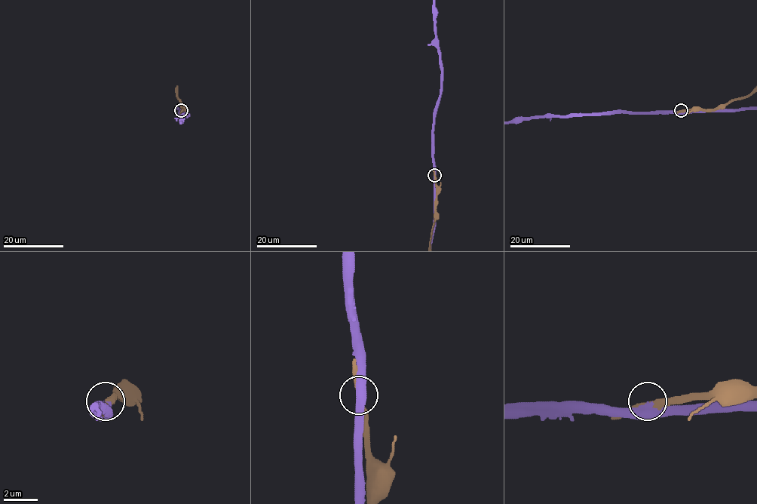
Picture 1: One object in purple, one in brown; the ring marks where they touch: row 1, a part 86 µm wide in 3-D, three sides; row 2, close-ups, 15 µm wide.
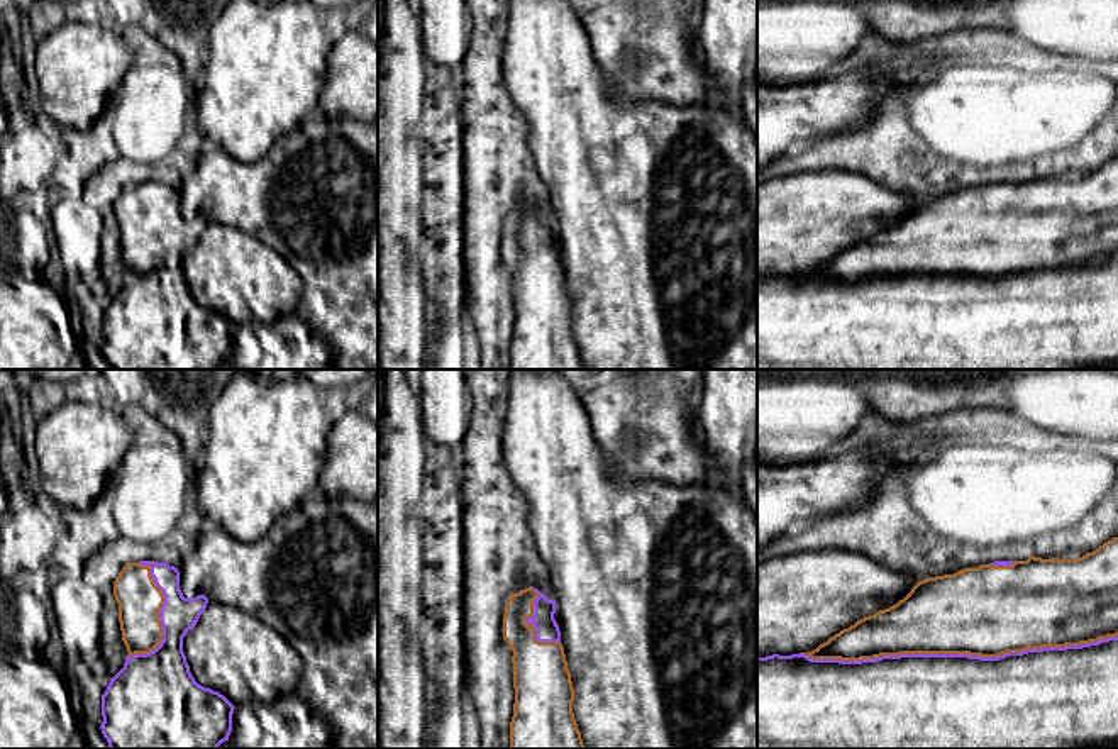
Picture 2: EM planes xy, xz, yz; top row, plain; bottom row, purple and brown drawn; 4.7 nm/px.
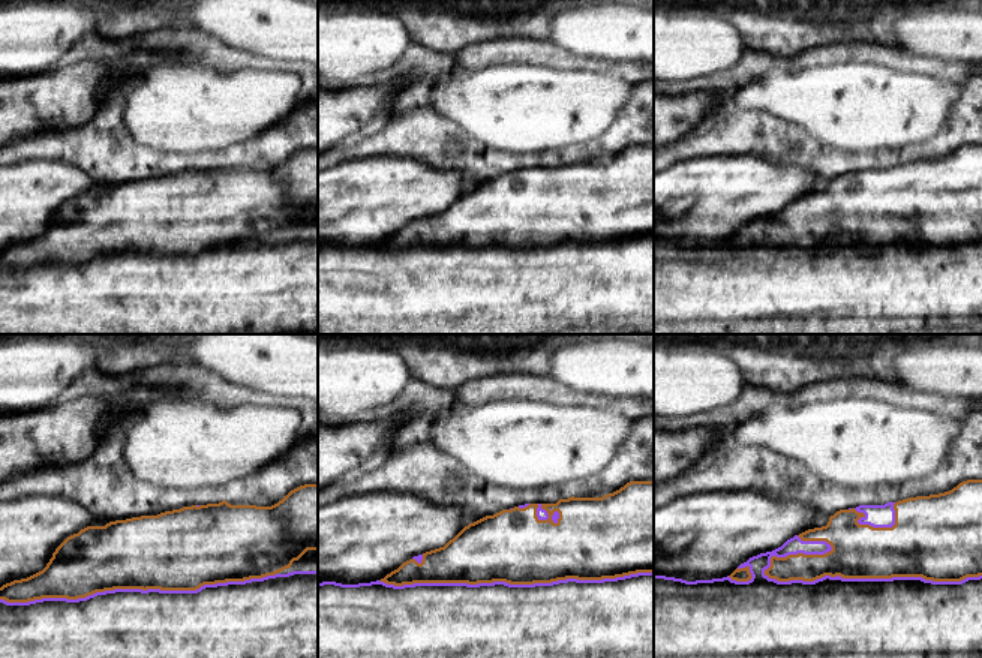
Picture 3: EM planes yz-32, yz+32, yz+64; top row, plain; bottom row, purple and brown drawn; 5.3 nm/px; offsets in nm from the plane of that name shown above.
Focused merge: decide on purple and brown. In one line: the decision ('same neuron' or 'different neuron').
different neuron

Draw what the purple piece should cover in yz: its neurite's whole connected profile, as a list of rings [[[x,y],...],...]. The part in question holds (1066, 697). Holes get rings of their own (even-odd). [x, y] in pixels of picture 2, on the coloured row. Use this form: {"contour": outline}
{"contour": [[[1118,635],[998,657],[757,657],[757,749],[1118,749]]]}

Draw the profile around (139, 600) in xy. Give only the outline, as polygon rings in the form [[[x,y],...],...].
[[[127,563],[113,581],[122,641],[129,656],[147,654],[163,641],[159,610],[164,595],[151,576],[152,563],[149,566]]]

